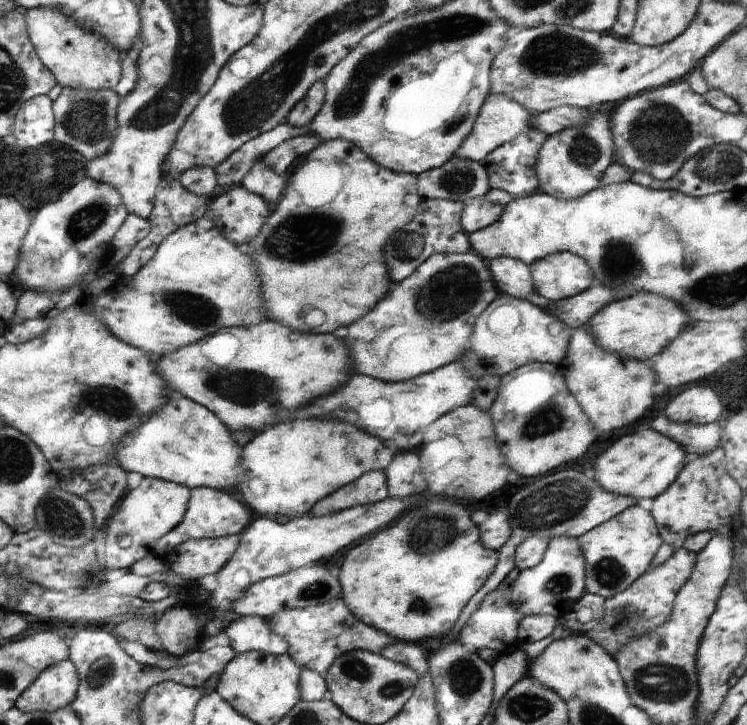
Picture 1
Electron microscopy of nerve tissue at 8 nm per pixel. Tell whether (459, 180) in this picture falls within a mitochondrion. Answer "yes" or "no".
yes

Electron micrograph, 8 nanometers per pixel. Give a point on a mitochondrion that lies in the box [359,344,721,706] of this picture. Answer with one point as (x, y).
(550, 504)

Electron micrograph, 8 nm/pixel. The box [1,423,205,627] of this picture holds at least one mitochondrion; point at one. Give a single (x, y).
(61, 516)

